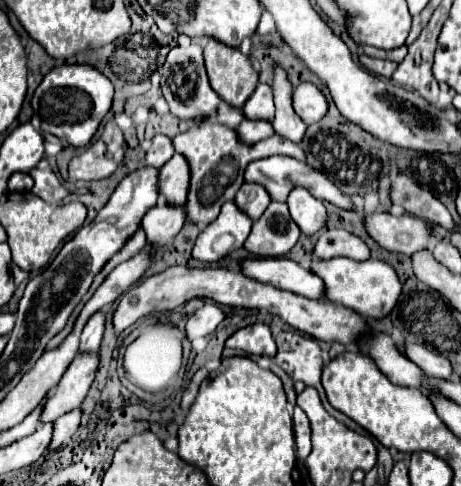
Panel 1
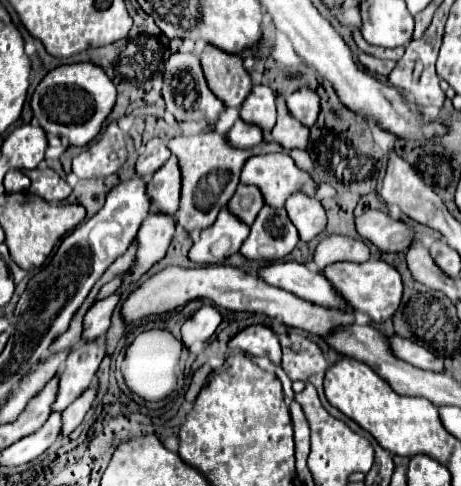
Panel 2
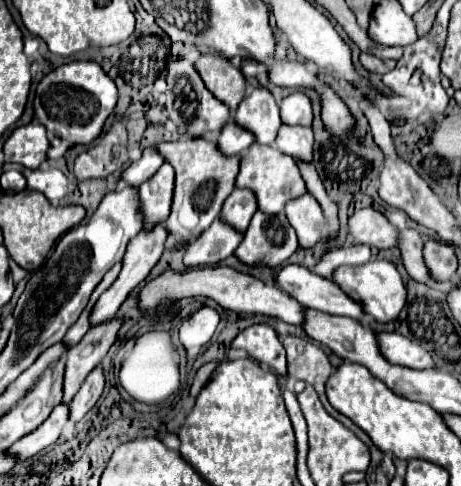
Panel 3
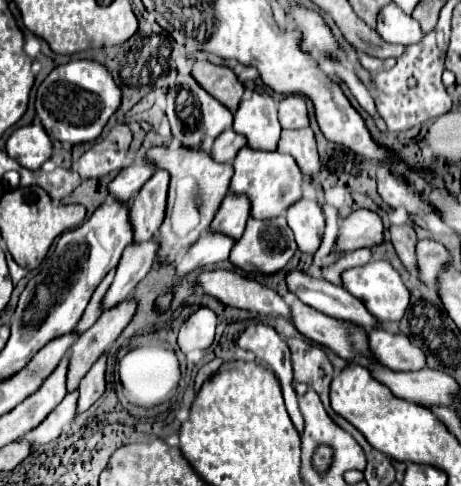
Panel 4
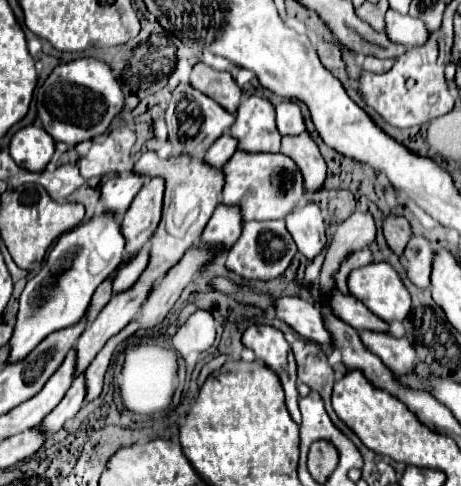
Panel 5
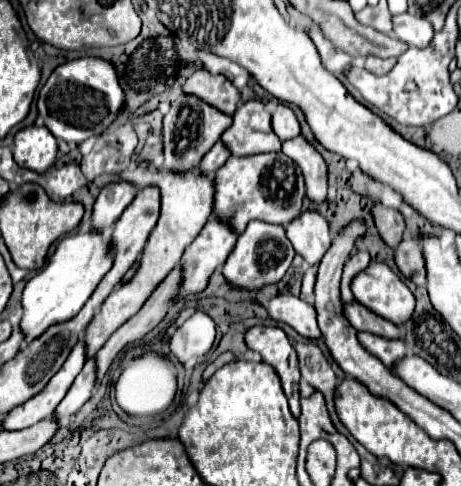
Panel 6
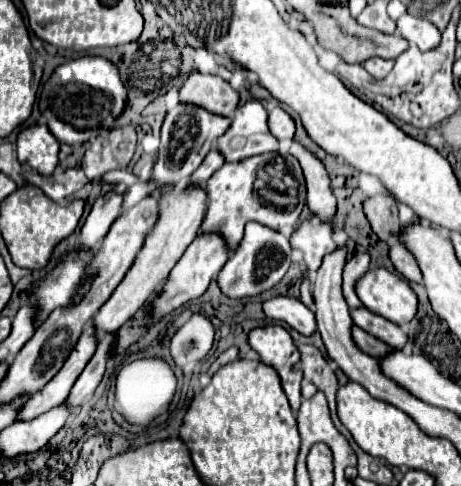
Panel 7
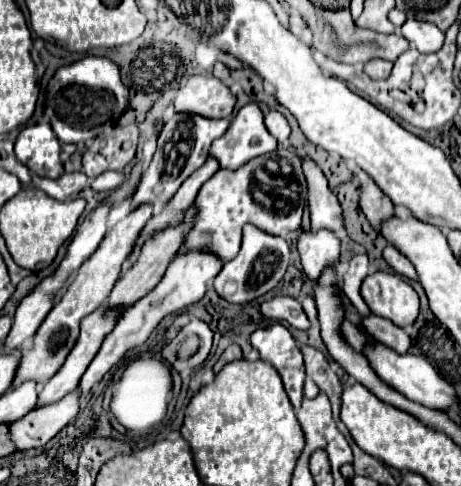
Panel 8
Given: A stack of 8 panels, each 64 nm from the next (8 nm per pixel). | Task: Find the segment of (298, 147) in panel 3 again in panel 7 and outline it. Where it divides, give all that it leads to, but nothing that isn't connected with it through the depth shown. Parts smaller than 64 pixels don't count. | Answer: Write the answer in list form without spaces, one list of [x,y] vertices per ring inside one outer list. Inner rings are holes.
[[[294,142],[288,152],[300,162],[300,166],[304,170],[310,212],[318,220],[322,220],[322,222],[332,226],[334,216],[336,216],[336,196],[332,194],[330,178],[328,178],[328,174],[324,170],[322,162],[298,142]]]

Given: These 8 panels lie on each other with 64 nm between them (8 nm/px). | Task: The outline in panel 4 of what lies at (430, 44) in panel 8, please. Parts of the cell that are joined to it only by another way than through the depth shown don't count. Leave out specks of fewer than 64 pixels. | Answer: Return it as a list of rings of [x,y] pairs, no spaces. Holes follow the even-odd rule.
[[[392,2],[388,6],[384,6],[384,10],[380,12],[376,30],[390,44],[408,46],[408,44],[416,44],[424,38],[420,24],[412,16],[400,12],[400,8],[396,8],[396,4],[392,4]]]

